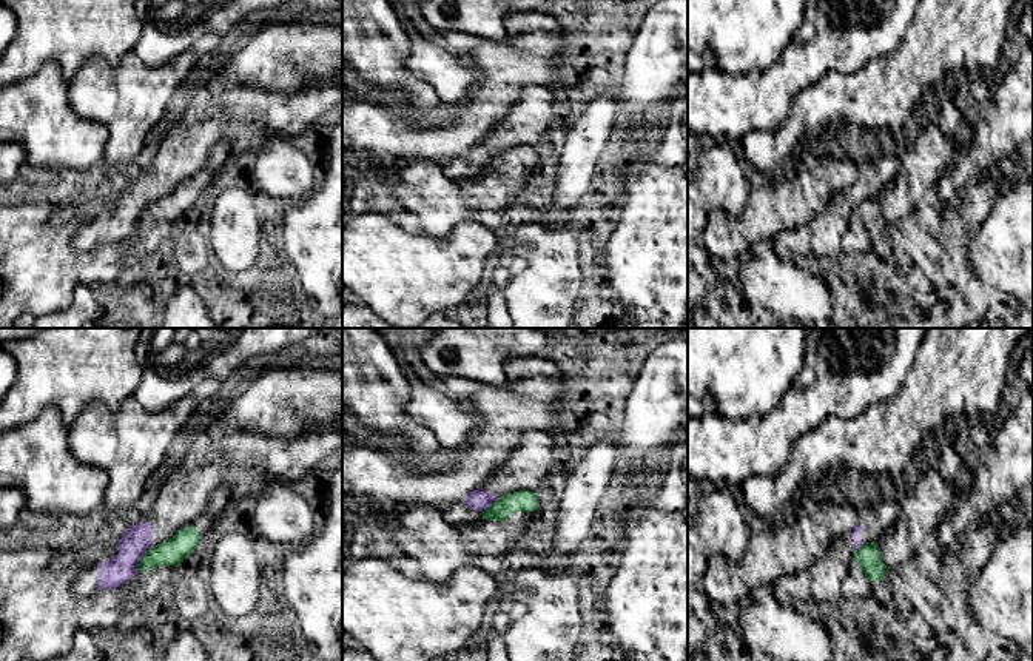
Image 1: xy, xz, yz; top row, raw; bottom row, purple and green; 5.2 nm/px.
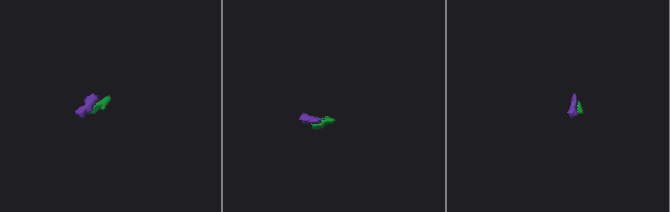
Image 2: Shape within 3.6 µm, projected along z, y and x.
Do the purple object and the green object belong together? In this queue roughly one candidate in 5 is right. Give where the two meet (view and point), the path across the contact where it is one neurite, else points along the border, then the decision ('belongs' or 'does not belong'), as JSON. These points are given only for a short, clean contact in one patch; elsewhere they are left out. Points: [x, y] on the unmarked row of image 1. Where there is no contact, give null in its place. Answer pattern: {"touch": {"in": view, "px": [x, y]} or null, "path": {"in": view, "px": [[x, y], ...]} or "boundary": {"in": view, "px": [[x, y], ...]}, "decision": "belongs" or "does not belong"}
{"touch": {"in": "xy", "px": [142, 211]}, "boundary": {"in": "xy", "px": [[156, 201], [144, 210], [137, 225]]}, "decision": "does not belong"}

